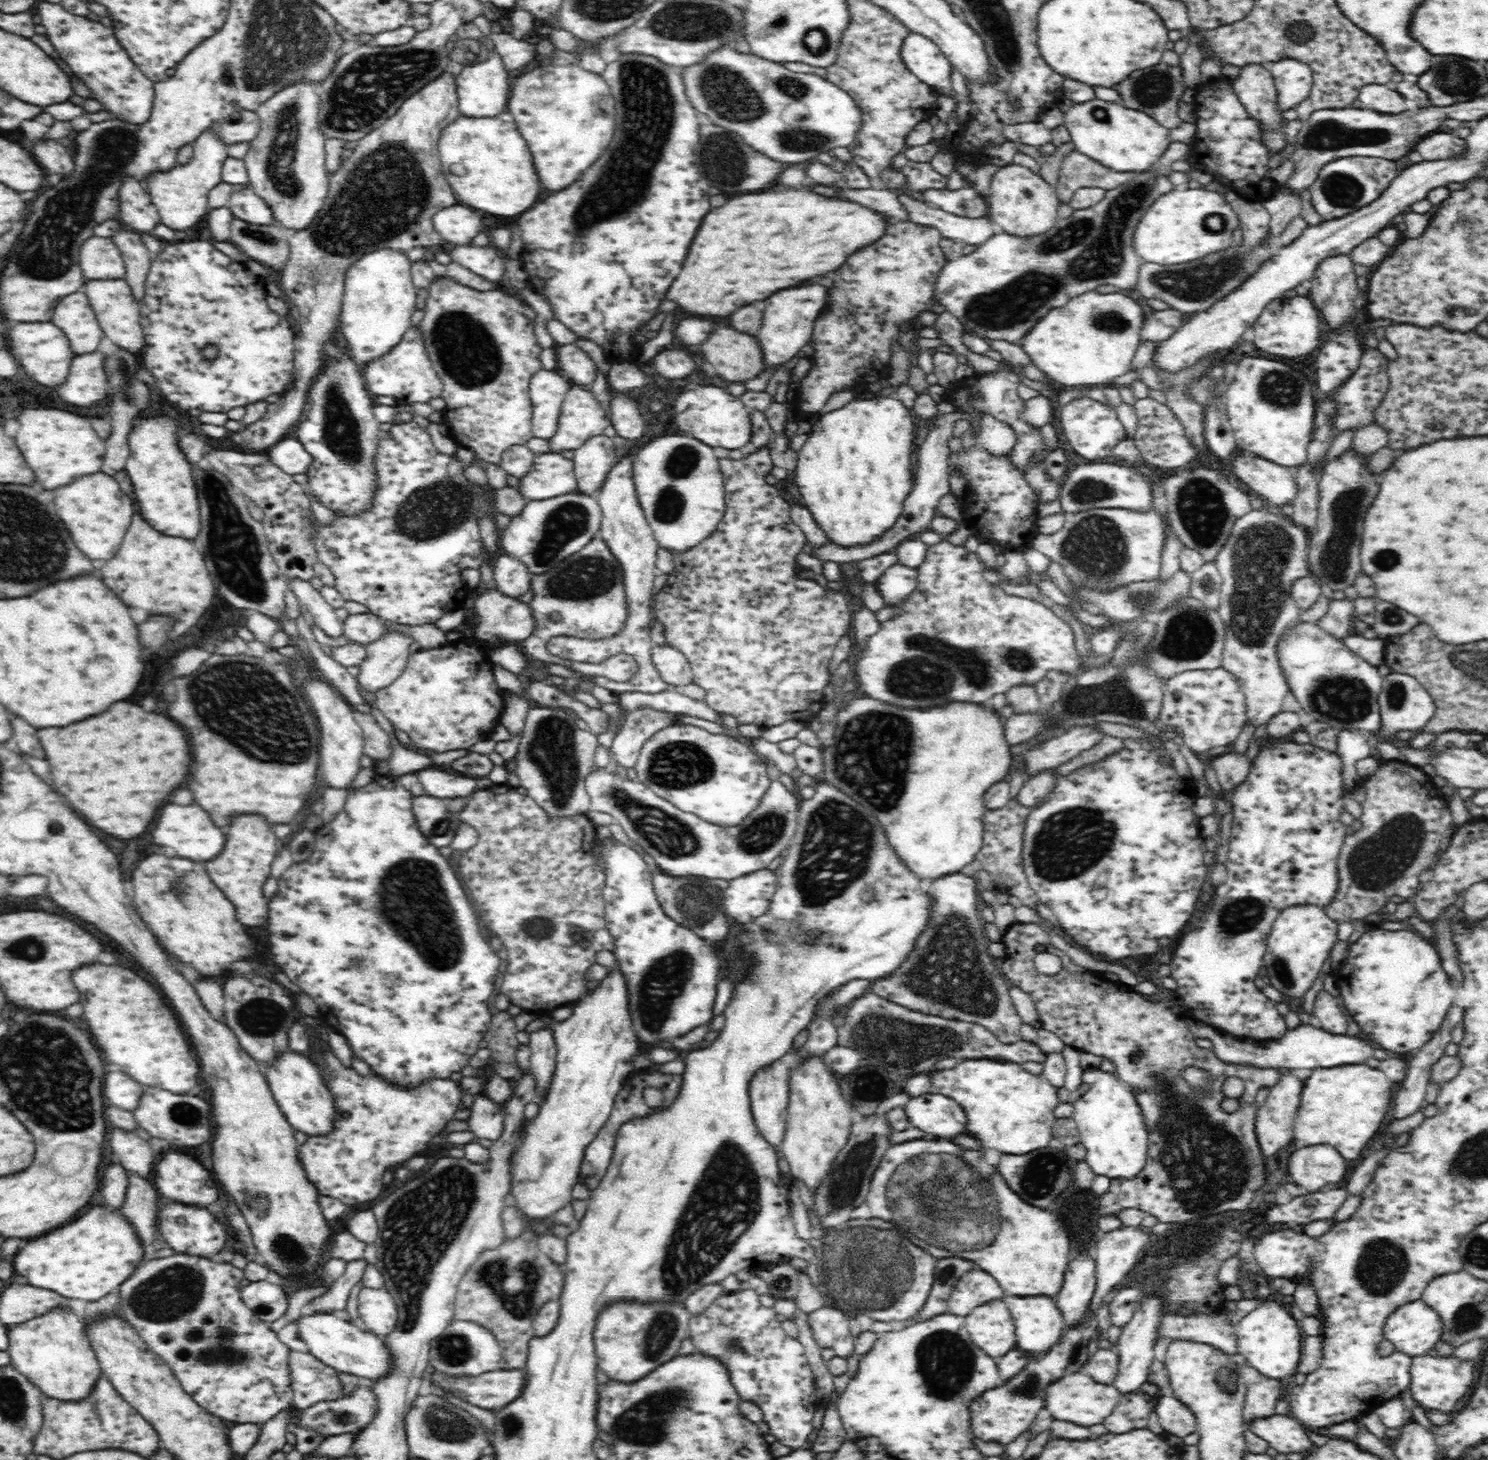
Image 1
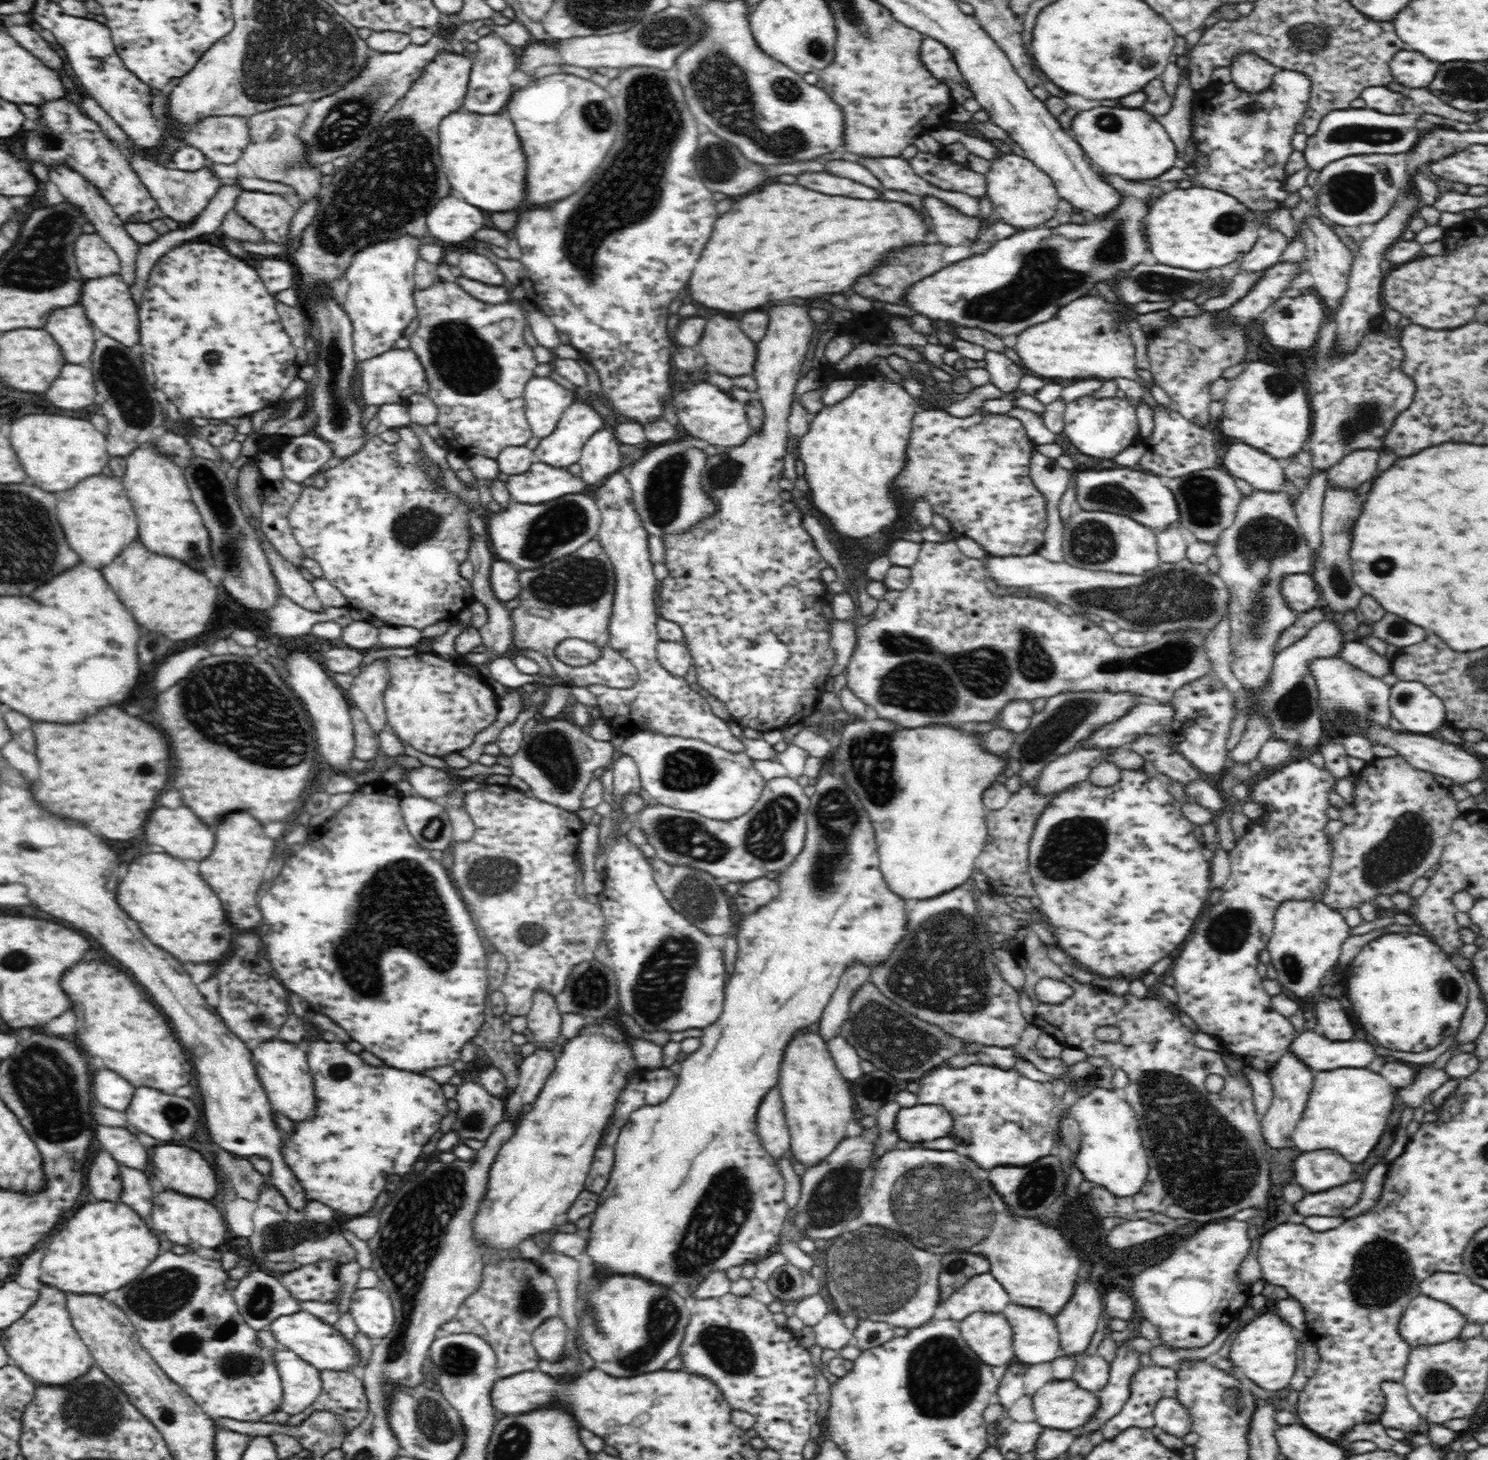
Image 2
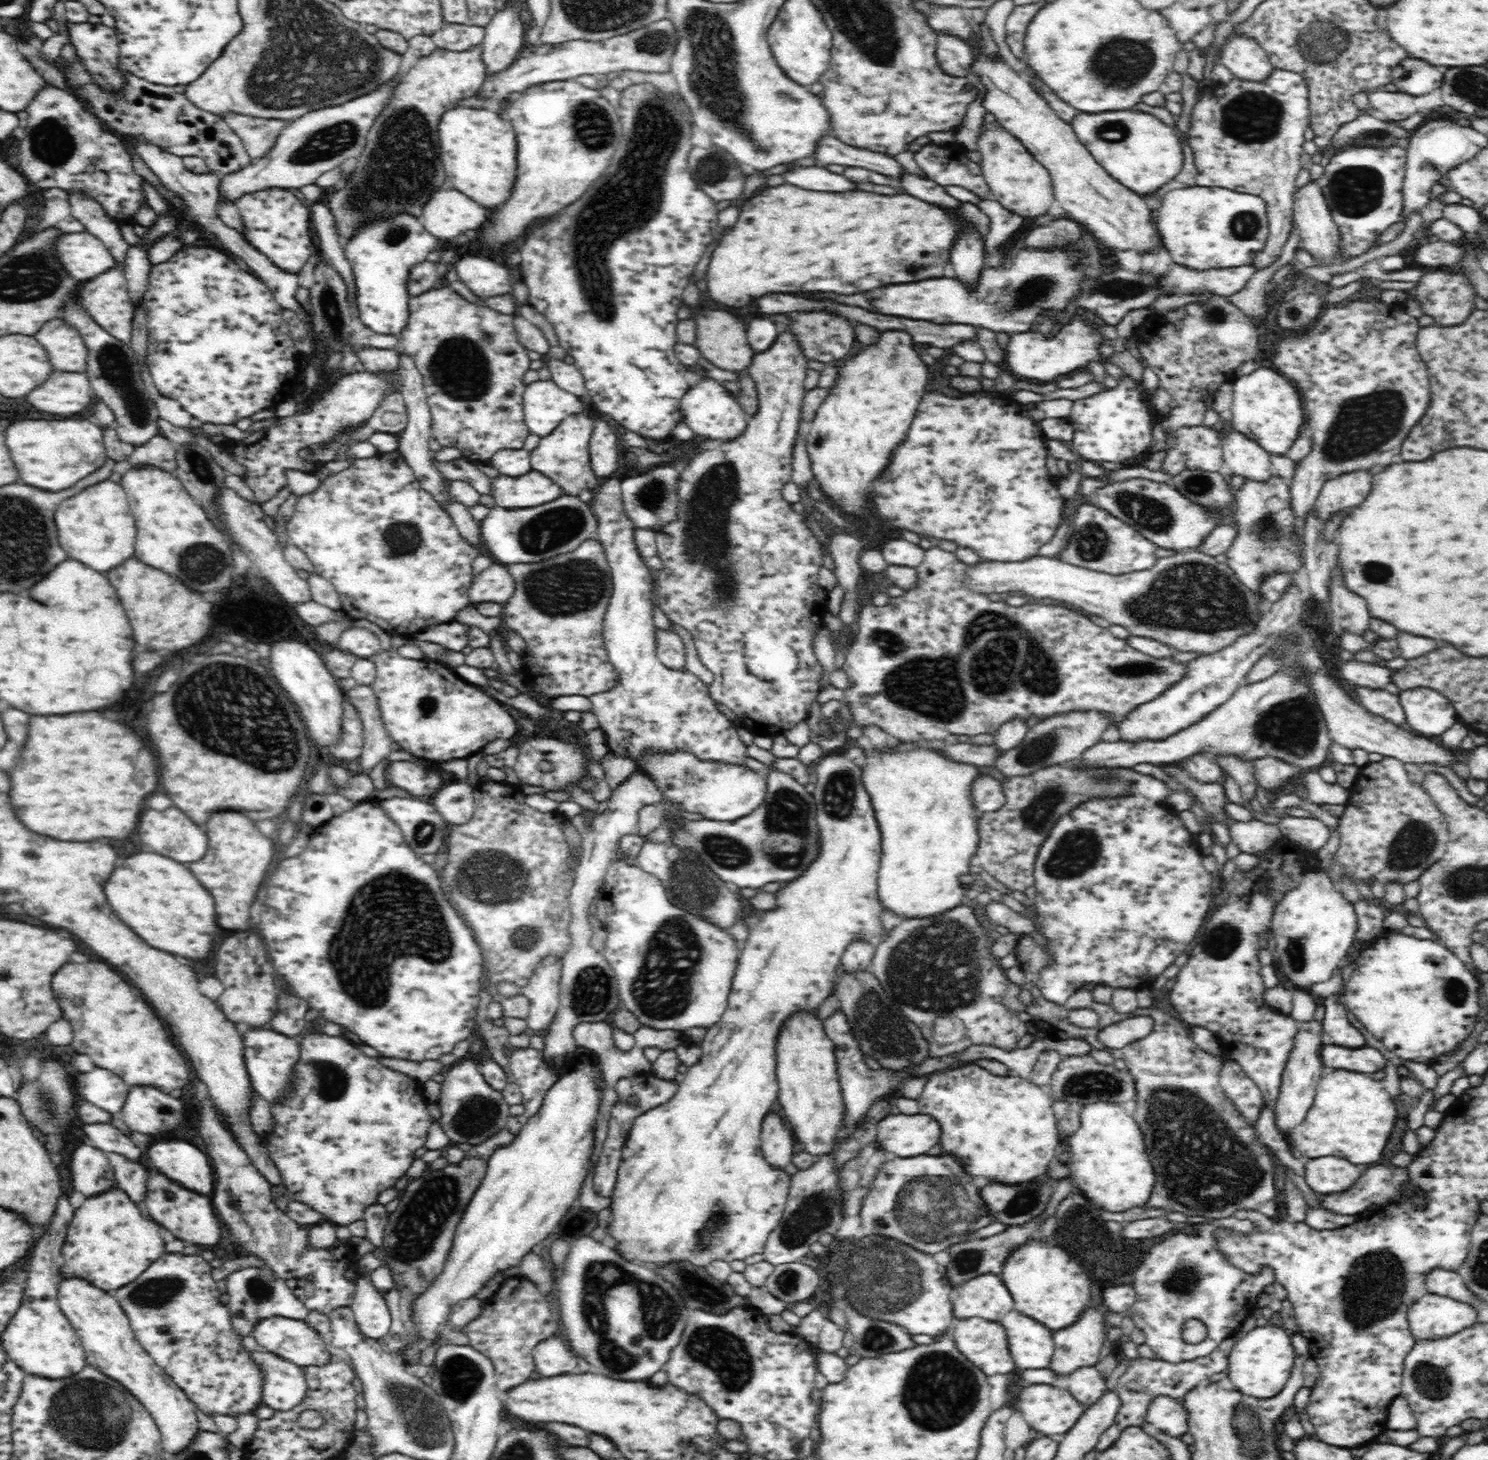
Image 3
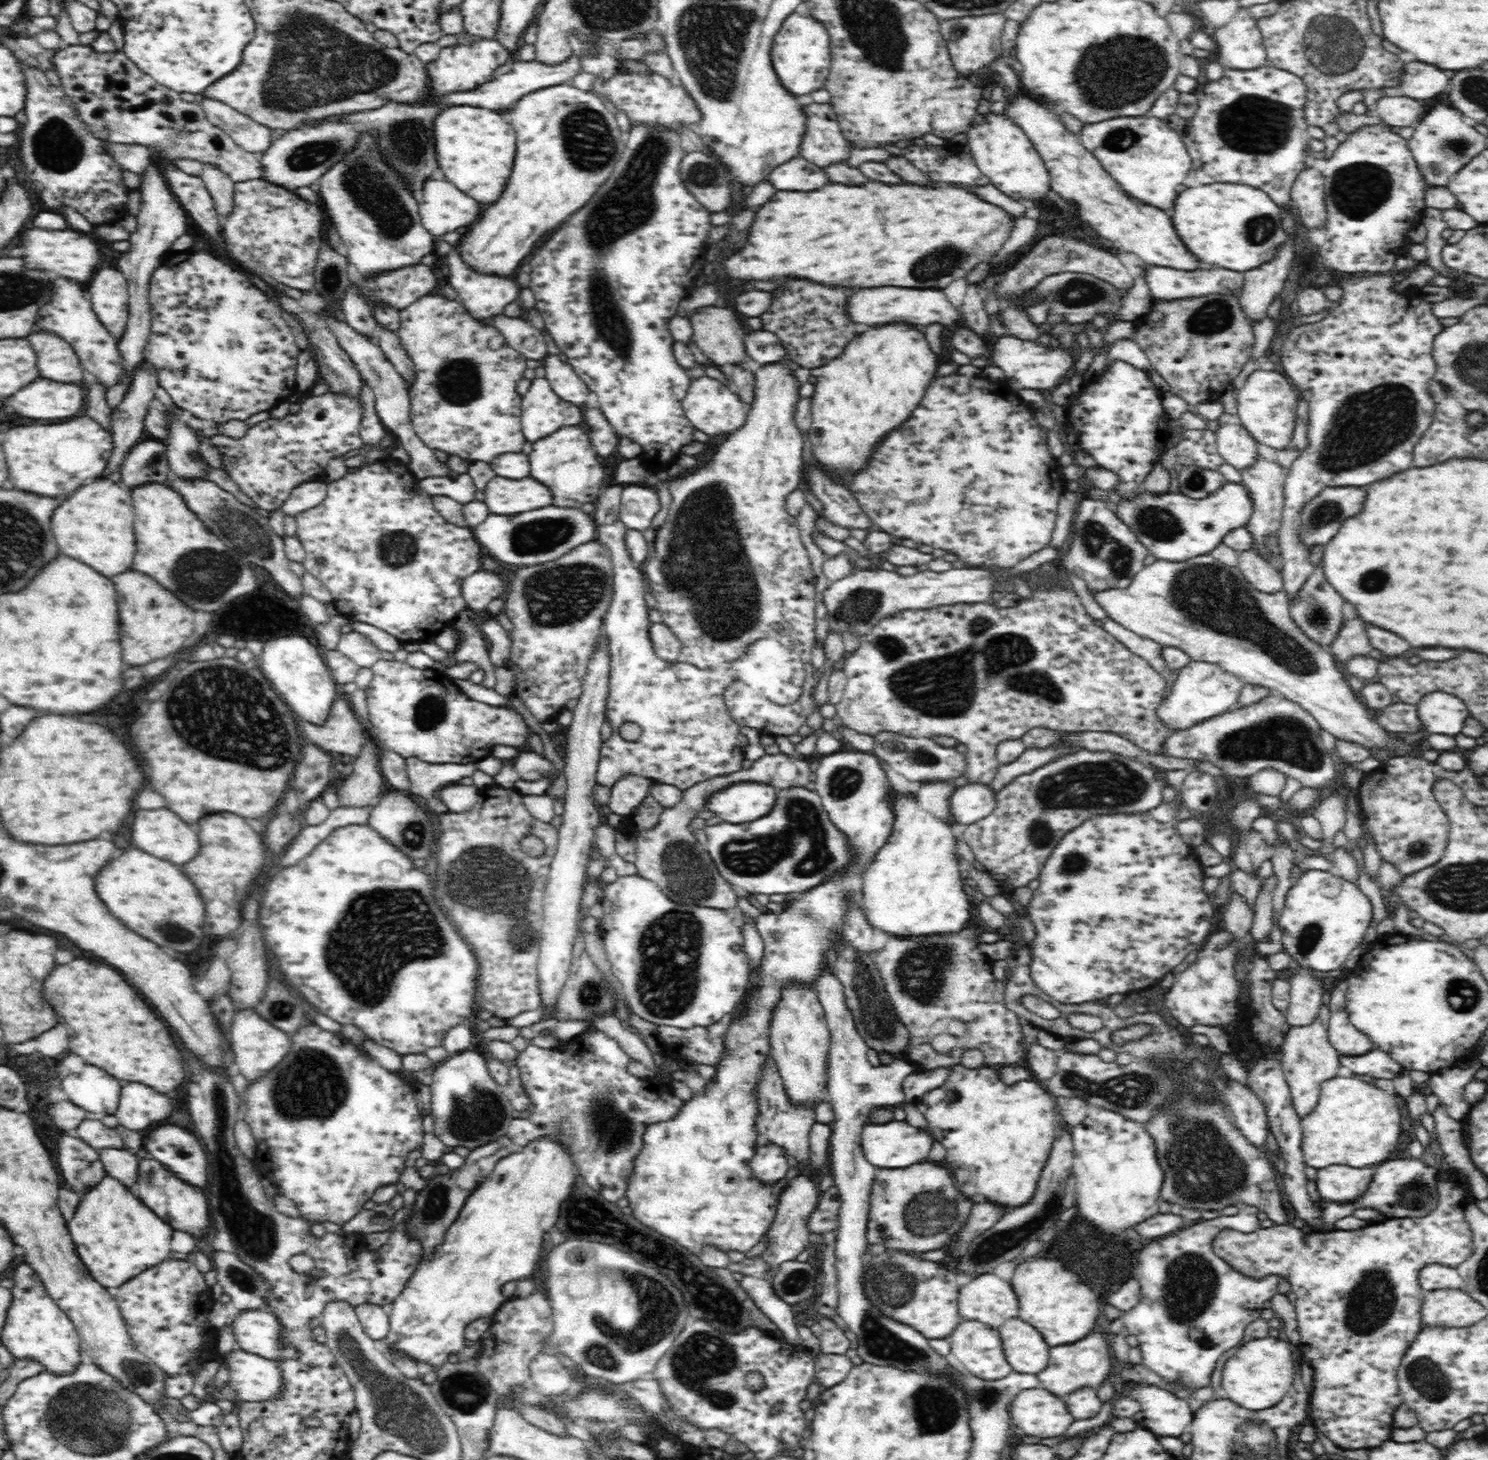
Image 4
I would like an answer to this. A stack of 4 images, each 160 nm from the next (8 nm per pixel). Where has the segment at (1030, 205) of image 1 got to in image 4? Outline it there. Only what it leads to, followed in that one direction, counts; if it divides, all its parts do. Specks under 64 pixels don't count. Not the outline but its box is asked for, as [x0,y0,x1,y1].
[966,111,1051,202]

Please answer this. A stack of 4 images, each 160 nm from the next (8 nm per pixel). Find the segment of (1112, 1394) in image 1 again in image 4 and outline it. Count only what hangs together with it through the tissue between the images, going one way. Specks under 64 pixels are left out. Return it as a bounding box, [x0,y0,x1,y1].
[1009,1387,1075,1440]

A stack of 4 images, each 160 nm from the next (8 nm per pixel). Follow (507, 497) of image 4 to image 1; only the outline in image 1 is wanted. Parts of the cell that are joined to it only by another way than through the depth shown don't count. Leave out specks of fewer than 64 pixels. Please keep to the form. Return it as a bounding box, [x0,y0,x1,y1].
[518,452,578,501]

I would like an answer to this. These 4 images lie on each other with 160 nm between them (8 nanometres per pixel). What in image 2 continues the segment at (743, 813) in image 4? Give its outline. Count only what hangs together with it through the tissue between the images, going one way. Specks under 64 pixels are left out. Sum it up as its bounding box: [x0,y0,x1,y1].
[620,733,765,820]

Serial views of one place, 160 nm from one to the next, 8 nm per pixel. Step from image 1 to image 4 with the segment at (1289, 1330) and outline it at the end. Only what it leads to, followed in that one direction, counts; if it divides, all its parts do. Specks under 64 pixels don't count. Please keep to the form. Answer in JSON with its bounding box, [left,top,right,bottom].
[1219,1338,1295,1411]

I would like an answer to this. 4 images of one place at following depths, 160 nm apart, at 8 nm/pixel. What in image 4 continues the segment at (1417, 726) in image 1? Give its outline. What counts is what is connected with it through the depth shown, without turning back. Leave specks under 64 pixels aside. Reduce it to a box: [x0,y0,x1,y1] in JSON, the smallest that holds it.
[1402,692,1470,745]

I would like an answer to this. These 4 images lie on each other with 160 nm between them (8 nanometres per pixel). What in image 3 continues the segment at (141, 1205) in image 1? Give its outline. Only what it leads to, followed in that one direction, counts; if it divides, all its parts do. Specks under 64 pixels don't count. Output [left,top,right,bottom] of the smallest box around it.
[106,1152,146,1202]

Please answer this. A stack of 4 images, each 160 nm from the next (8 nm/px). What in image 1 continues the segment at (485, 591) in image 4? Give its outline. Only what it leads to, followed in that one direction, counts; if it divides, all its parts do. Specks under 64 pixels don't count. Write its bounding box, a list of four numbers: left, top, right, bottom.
[492,555,531,598]

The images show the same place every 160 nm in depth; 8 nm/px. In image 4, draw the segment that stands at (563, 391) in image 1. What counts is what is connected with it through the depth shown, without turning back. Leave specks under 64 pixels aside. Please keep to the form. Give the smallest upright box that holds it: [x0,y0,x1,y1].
[521,378,583,443]

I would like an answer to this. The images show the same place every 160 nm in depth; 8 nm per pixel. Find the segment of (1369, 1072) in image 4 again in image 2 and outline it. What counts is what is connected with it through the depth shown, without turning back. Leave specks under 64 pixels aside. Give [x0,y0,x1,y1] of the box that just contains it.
[1290,1031,1378,1071]

